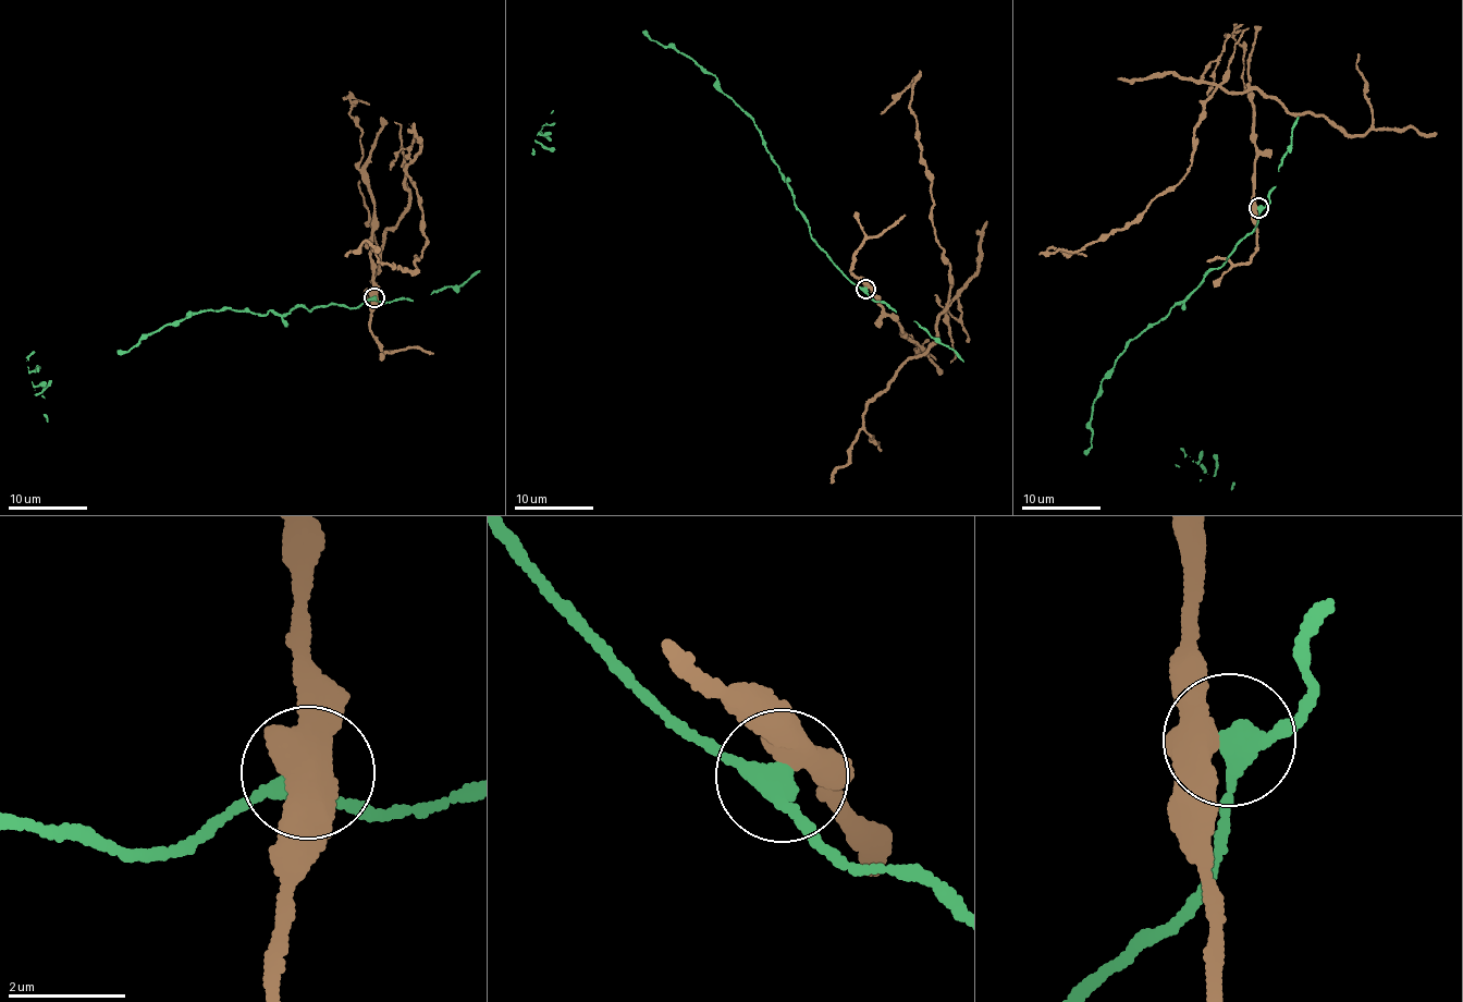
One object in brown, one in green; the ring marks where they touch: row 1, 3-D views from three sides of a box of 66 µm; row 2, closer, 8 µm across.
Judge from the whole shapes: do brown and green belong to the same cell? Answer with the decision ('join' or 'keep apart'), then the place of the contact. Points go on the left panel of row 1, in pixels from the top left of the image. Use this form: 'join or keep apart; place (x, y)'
keep apart; place (373, 297)

